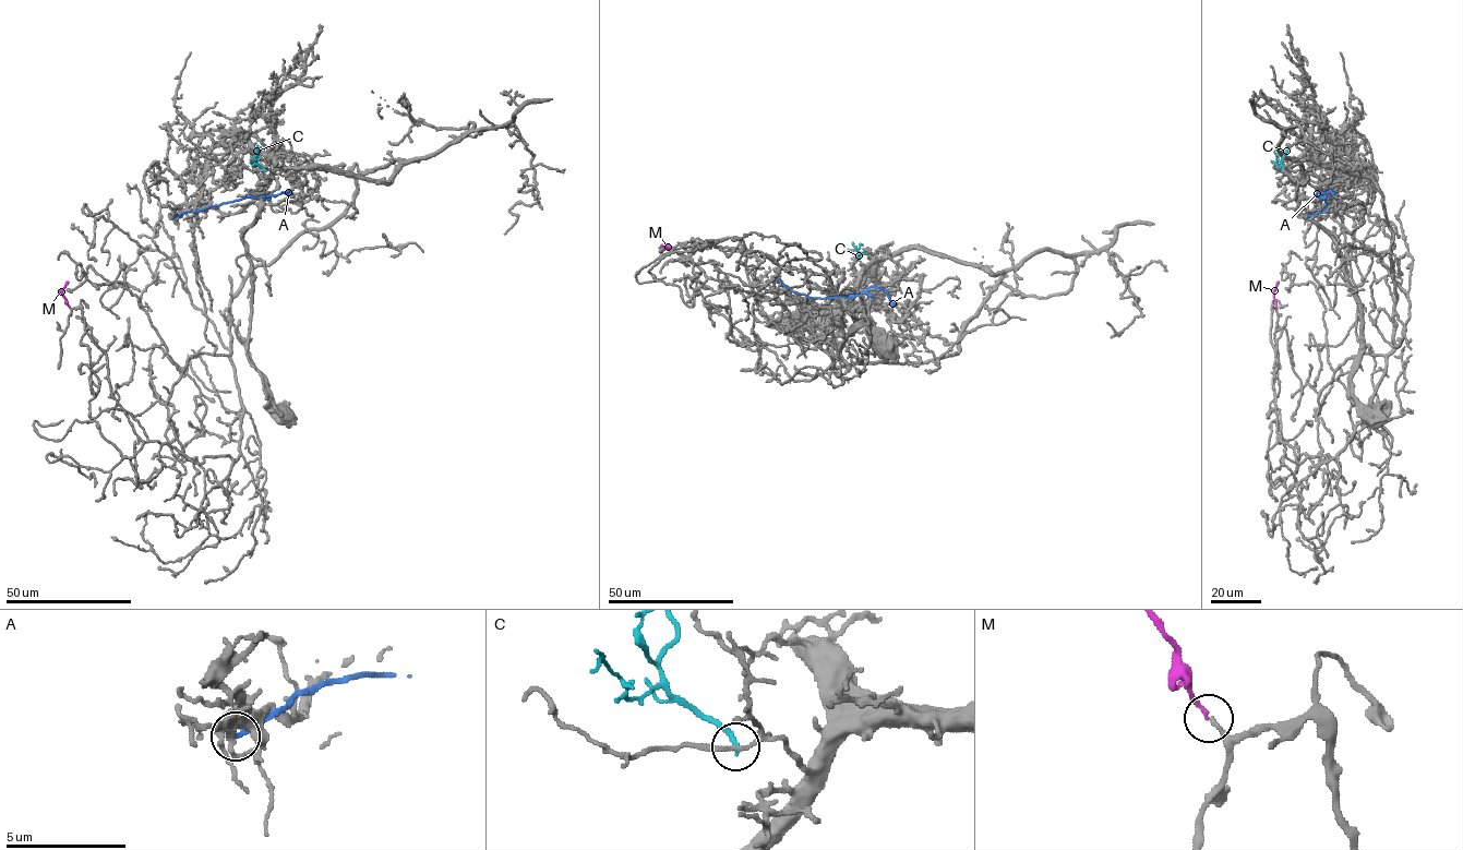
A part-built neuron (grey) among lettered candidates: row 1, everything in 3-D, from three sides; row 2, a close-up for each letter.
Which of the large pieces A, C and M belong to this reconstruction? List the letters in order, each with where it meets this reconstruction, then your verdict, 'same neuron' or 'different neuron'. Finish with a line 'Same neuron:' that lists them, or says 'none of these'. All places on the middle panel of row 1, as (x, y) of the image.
A: meets grey at (777, 279); different neuron
C: meets grey at (867, 252); different neuron
M: meets grey at (671, 248); same neuron
Same neuron: M

